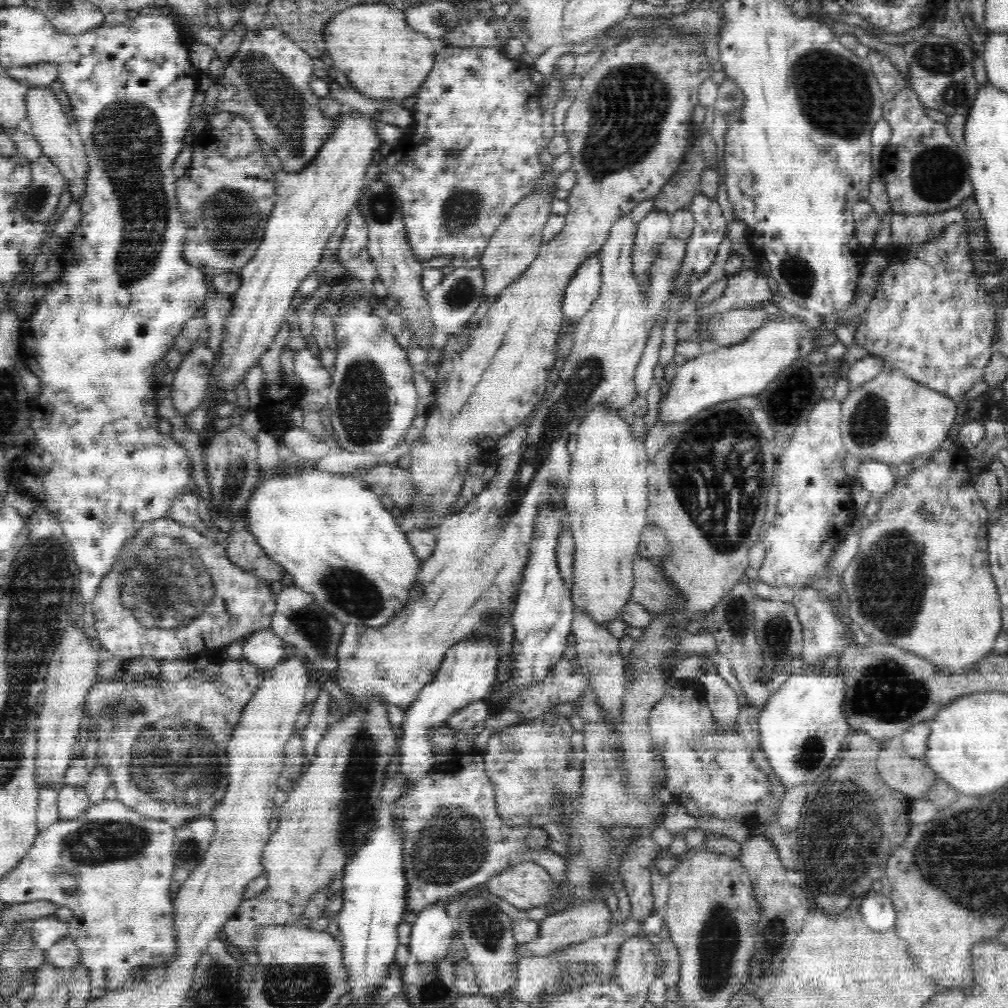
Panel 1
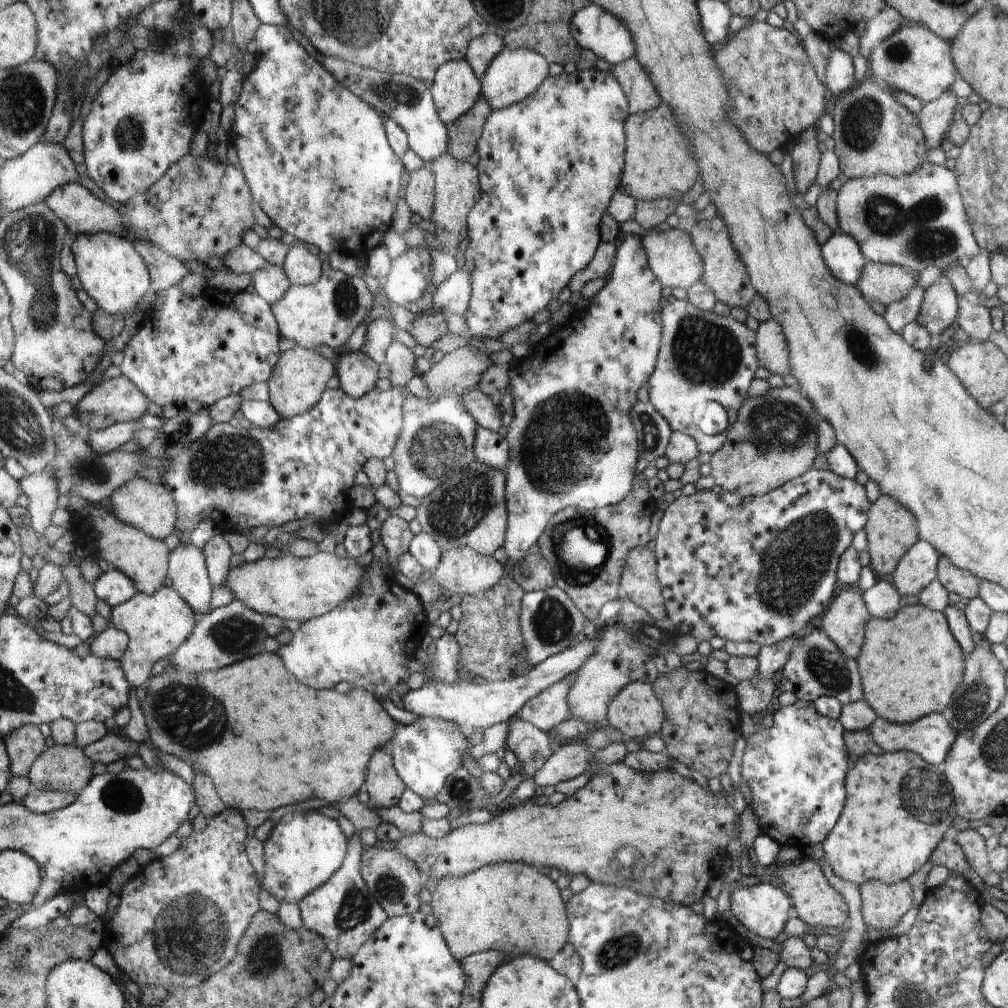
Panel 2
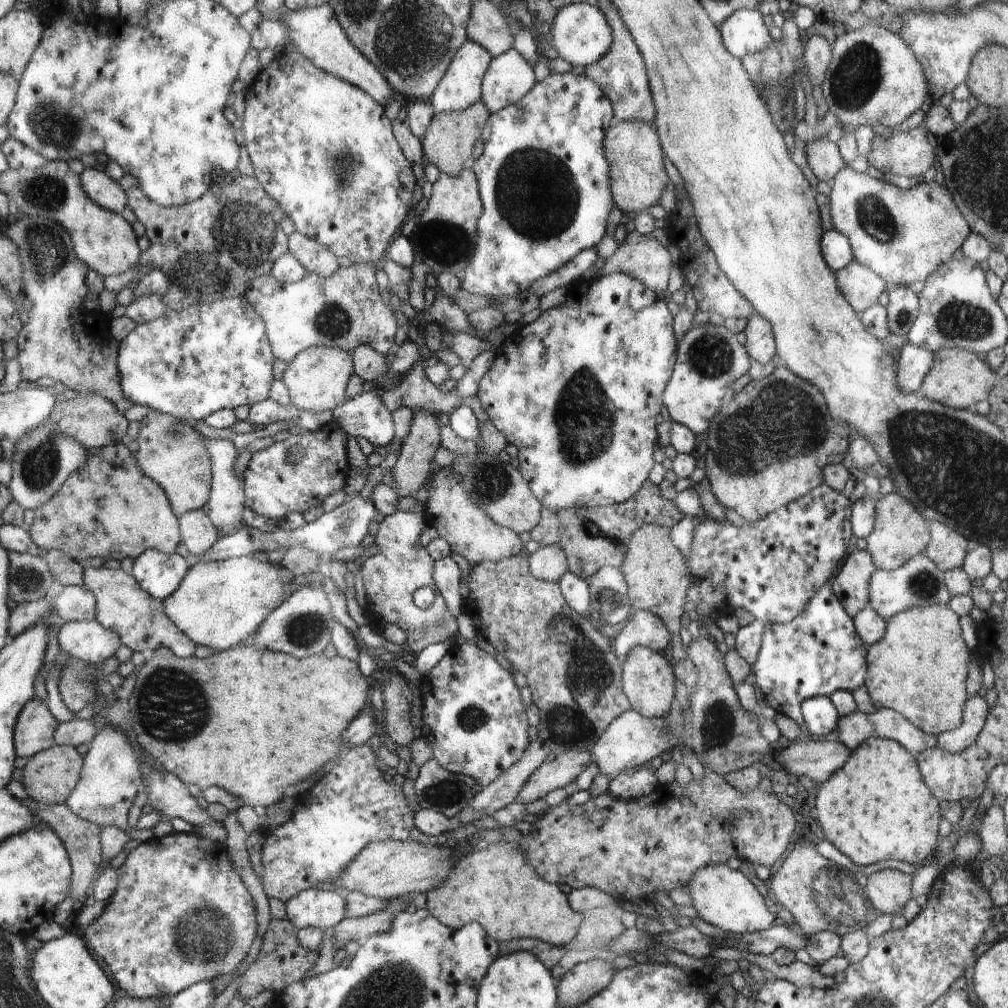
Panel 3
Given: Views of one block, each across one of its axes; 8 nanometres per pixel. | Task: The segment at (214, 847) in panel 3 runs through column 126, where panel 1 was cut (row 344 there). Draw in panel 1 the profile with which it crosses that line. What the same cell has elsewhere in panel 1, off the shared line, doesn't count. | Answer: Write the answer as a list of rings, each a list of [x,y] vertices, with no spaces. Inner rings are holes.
[[[953,224],[940,240],[896,254],[897,264],[889,266],[879,279],[876,295],[862,314],[861,325],[855,334],[855,342],[865,347],[867,352],[881,356],[887,365],[953,399],[964,395],[982,380],[988,358],[995,349],[993,336],[998,312],[990,292],[978,285],[969,250],[963,225]]]

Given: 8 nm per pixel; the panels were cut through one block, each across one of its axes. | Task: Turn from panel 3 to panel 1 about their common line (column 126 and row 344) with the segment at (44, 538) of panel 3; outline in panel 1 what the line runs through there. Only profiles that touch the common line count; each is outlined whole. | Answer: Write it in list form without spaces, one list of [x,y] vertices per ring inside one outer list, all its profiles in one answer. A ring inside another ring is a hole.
[[[644,30],[644,32],[640,32],[640,34],[634,34],[630,39],[619,40],[612,44],[610,48],[606,49],[606,52],[602,53],[596,66],[592,68],[588,74],[581,77],[581,86],[578,92],[572,95],[572,106],[568,109],[563,124],[563,135],[566,137],[566,141],[568,141],[568,154],[572,156],[572,165],[570,168],[572,168],[574,174],[576,174],[576,184],[567,198],[569,209],[563,216],[564,227],[561,229],[560,233],[557,233],[557,236],[554,237],[553,240],[543,244],[538,250],[532,265],[518,279],[508,284],[506,288],[503,288],[493,302],[490,302],[490,307],[486,310],[486,314],[484,314],[482,319],[478,320],[477,327],[468,333],[468,340],[461,340],[458,344],[454,344],[454,333],[452,333],[450,336],[444,336],[440,345],[439,362],[433,368],[431,374],[434,387],[434,402],[428,411],[426,428],[422,431],[420,438],[413,444],[415,449],[411,456],[410,468],[413,472],[413,481],[417,484],[415,487],[425,496],[425,500],[429,502],[430,510],[414,510],[413,513],[412,511],[403,513],[409,515],[415,526],[436,529],[440,519],[444,518],[444,516],[449,513],[447,511],[448,506],[456,501],[457,496],[461,492],[462,484],[464,484],[464,476],[468,472],[470,457],[495,450],[495,443],[497,440],[504,434],[510,433],[513,429],[521,425],[521,423],[528,418],[530,412],[534,410],[534,406],[544,398],[549,371],[555,366],[555,359],[557,358],[556,350],[558,350],[558,336],[560,336],[562,318],[564,318],[564,314],[560,312],[560,308],[563,306],[565,300],[565,291],[567,290],[568,281],[584,260],[594,255],[596,251],[601,250],[601,247],[609,238],[614,224],[620,219],[628,217],[640,203],[652,200],[660,192],[660,189],[669,181],[671,176],[674,175],[675,172],[678,172],[680,165],[684,162],[688,149],[693,147],[694,144],[698,144],[700,138],[698,131],[699,126],[692,123],[691,118],[692,112],[694,112],[694,106],[700,104],[699,89],[703,82],[711,77],[713,73],[712,67],[710,67],[712,64],[708,62],[708,56],[706,56],[706,50],[707,48],[702,38],[700,38],[696,32],[690,30],[675,32],[674,35],[670,35],[670,33],[662,35],[662,32],[657,34],[657,32],[651,32],[651,30]]]

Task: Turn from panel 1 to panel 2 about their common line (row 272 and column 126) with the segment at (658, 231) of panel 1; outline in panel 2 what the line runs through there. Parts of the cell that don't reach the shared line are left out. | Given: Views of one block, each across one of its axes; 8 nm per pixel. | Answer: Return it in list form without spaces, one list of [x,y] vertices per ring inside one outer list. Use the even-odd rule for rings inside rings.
[[[112,624],[106,631],[90,642],[91,653],[95,656],[100,656],[104,659],[118,659],[120,661],[129,652],[130,644],[130,634]]]

